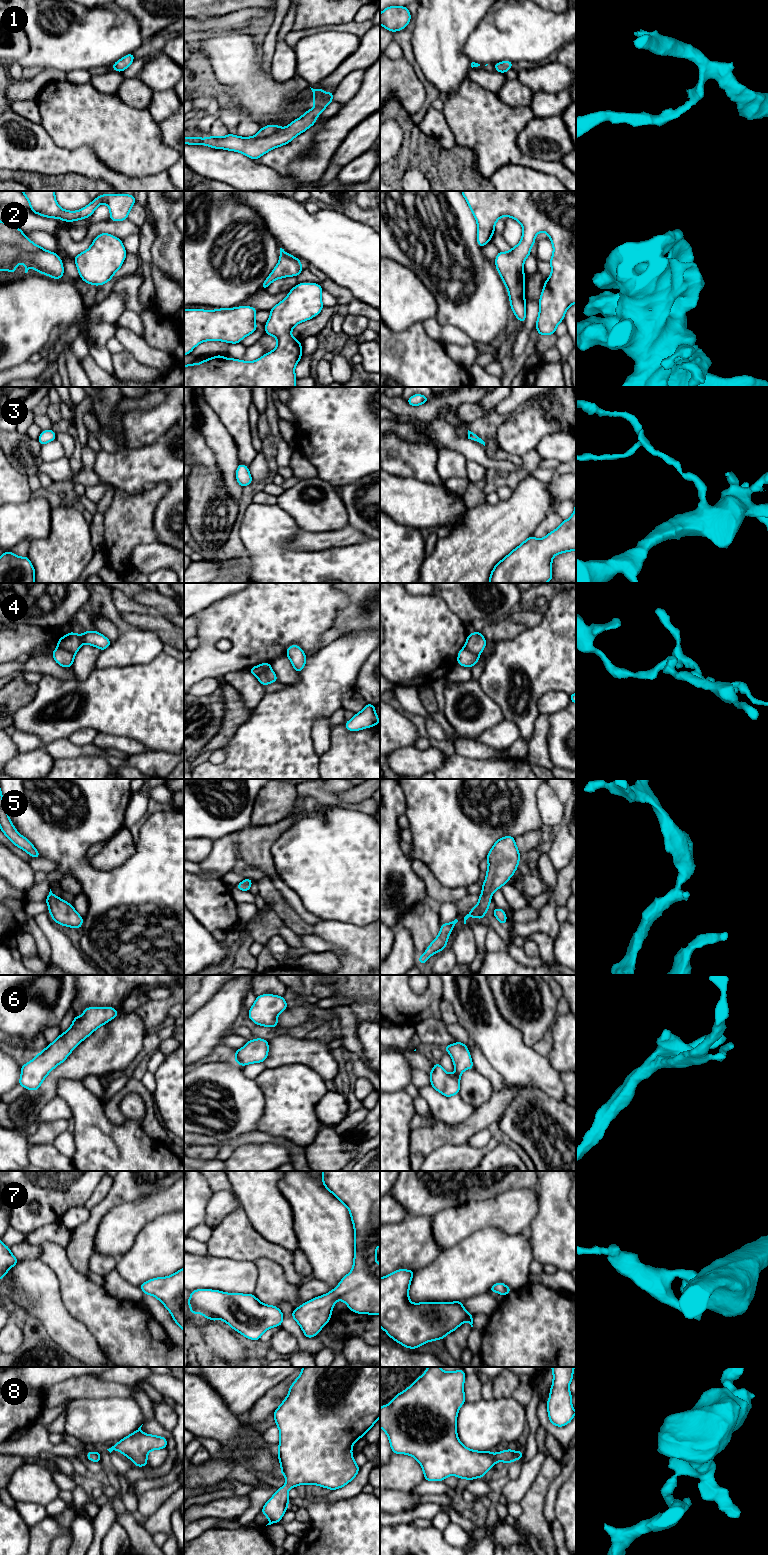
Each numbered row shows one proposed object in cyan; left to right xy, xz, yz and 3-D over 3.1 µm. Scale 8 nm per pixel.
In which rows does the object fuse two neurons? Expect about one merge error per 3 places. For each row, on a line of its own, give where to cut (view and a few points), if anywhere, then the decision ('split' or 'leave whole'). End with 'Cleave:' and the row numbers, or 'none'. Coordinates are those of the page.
1: no cut | leave whole
2: no cut | leave whole
3: no cut | leave whole
4: xy (58, 646), (69, 650), (74, 655) | split
5: no cut | leave whole
6: no cut | leave whole
7: no cut | leave whole
8: no cut | leave whole
Cleave: 4

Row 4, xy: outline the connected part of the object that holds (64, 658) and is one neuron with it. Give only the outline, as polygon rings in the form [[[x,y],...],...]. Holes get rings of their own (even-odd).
[[[57,647],[52,652],[51,655],[57,664],[65,668],[70,668],[72,666],[75,657],[75,655],[72,652],[67,651],[60,647]]]

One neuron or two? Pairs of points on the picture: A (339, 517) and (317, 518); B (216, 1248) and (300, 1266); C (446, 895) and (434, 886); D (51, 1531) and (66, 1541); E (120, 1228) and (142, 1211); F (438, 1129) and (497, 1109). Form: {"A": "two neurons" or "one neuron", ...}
{"A": "one neuron", "B": "two neurons", "C": "one neuron", "D": "two neurons", "E": "one neuron", "F": "one neuron"}

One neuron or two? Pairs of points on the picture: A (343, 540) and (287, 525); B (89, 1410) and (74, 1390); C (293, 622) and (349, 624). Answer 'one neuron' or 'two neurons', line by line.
A: two neurons
B: two neurons
C: two neurons

